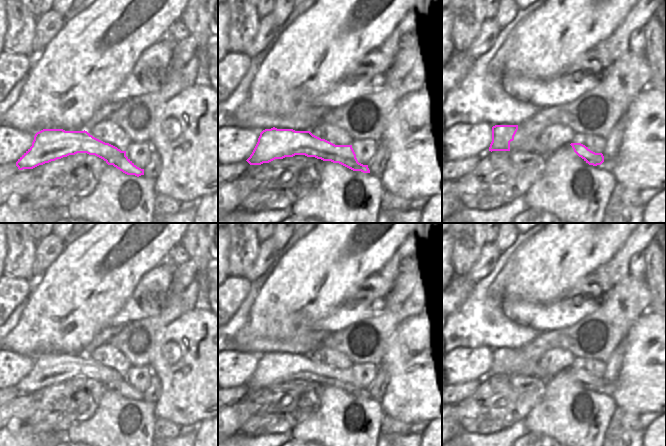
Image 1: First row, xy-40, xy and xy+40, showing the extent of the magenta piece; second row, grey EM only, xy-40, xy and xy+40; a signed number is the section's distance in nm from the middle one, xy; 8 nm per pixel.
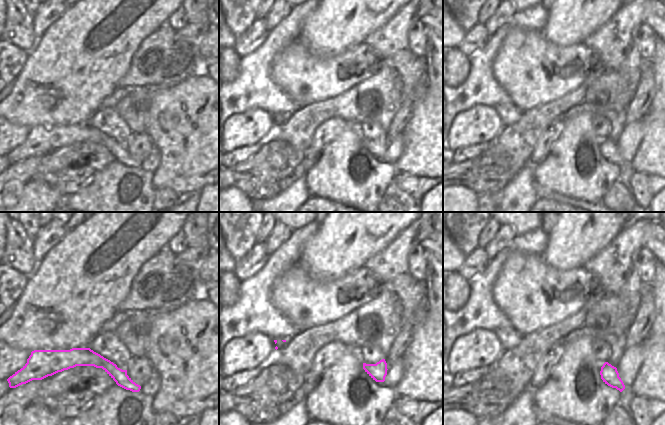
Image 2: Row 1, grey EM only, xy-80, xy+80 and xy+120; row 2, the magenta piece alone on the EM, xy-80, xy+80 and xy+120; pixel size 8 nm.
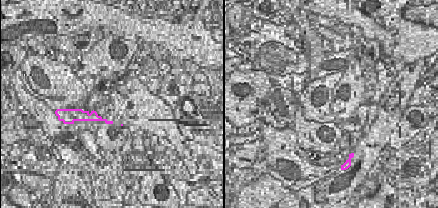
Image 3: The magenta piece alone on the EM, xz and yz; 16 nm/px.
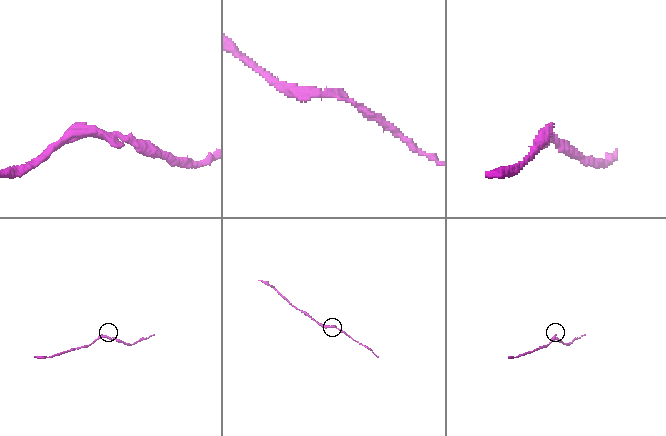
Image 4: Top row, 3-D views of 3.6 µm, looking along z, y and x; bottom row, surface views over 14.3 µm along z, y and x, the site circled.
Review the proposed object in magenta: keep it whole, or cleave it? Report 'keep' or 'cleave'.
keep

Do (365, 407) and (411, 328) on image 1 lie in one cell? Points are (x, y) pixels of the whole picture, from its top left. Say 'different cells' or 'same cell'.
different cells

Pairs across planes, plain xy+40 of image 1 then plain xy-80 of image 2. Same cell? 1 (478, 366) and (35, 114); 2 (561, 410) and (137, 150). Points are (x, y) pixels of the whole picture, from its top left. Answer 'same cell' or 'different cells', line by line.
1: different cells
2: different cells

